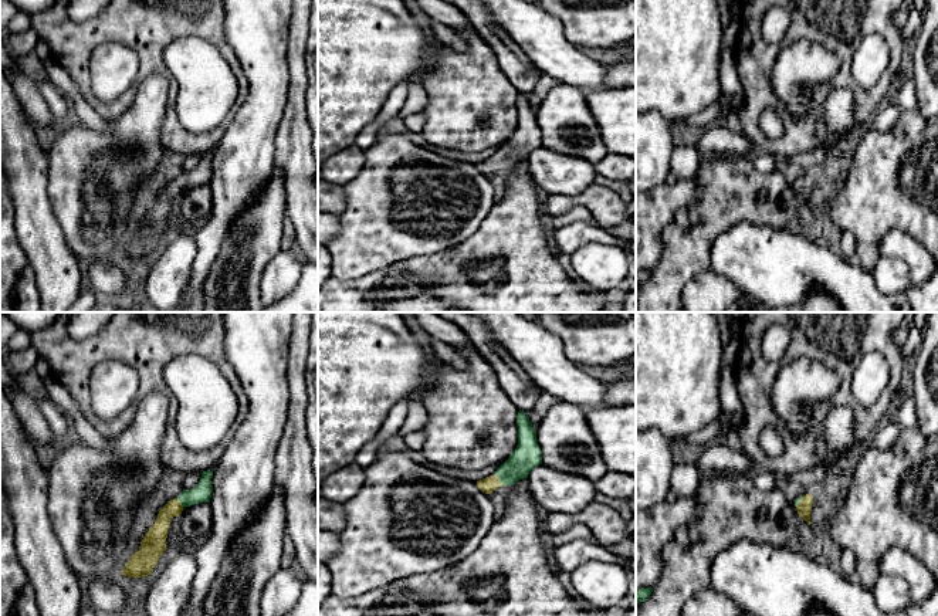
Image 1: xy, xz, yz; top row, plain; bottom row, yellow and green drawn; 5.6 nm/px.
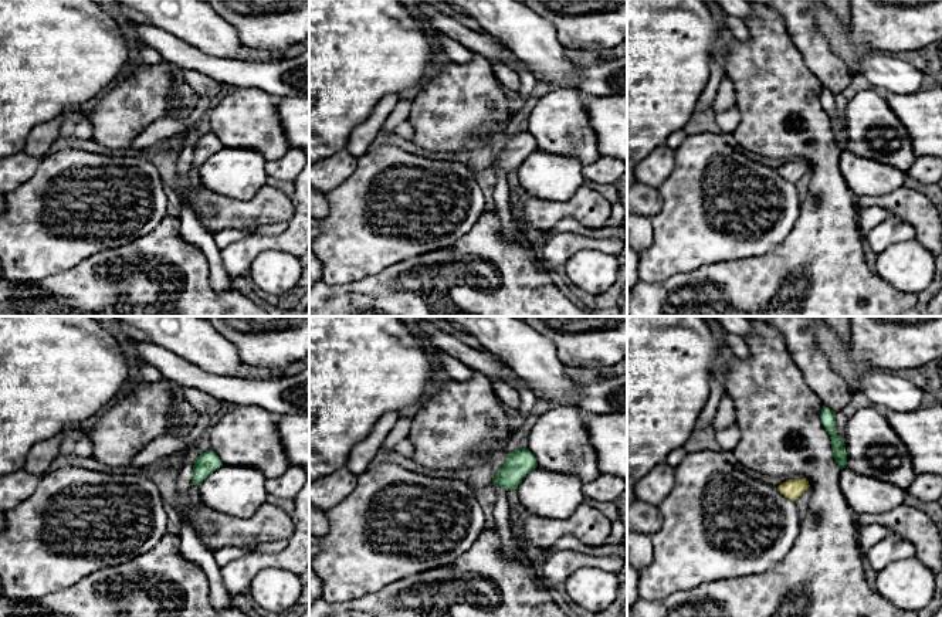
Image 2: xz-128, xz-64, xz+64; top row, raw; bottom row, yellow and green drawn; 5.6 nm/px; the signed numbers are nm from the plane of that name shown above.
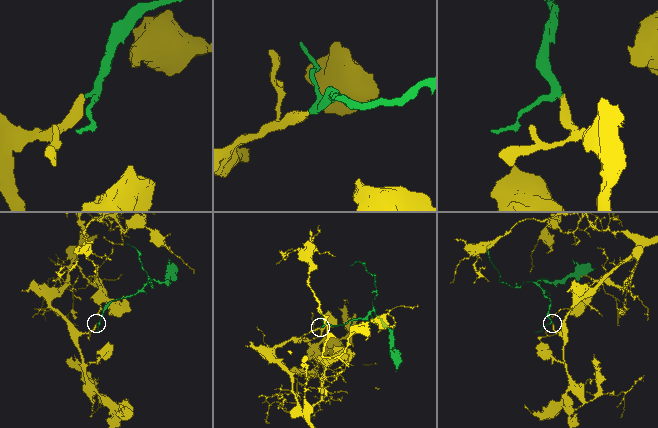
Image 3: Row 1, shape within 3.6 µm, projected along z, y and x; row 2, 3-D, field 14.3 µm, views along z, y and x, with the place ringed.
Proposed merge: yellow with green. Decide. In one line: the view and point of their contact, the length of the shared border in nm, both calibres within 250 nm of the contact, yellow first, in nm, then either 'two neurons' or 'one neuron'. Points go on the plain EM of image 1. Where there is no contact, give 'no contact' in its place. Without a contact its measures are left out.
xz (498, 162) | 80 nm | 90/160 nm | one neuron

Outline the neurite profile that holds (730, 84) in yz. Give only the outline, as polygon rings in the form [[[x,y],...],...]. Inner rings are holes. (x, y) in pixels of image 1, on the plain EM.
[[[731,47],[722,48],[722,58],[721,58],[721,67],[719,67],[719,85],[721,85],[722,94],[731,95],[736,101],[739,106],[736,114],[739,114],[739,111],[745,105],[745,94],[738,79],[734,53],[735,53],[735,48],[731,48]]]

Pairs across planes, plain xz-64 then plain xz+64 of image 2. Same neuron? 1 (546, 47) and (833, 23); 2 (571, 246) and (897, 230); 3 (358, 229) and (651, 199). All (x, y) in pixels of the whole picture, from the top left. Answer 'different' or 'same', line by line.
1: same
2: same
3: different

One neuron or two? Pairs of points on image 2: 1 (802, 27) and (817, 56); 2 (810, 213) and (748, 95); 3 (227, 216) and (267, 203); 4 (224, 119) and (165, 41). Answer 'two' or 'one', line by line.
1: one
2: one
3: one
4: two

